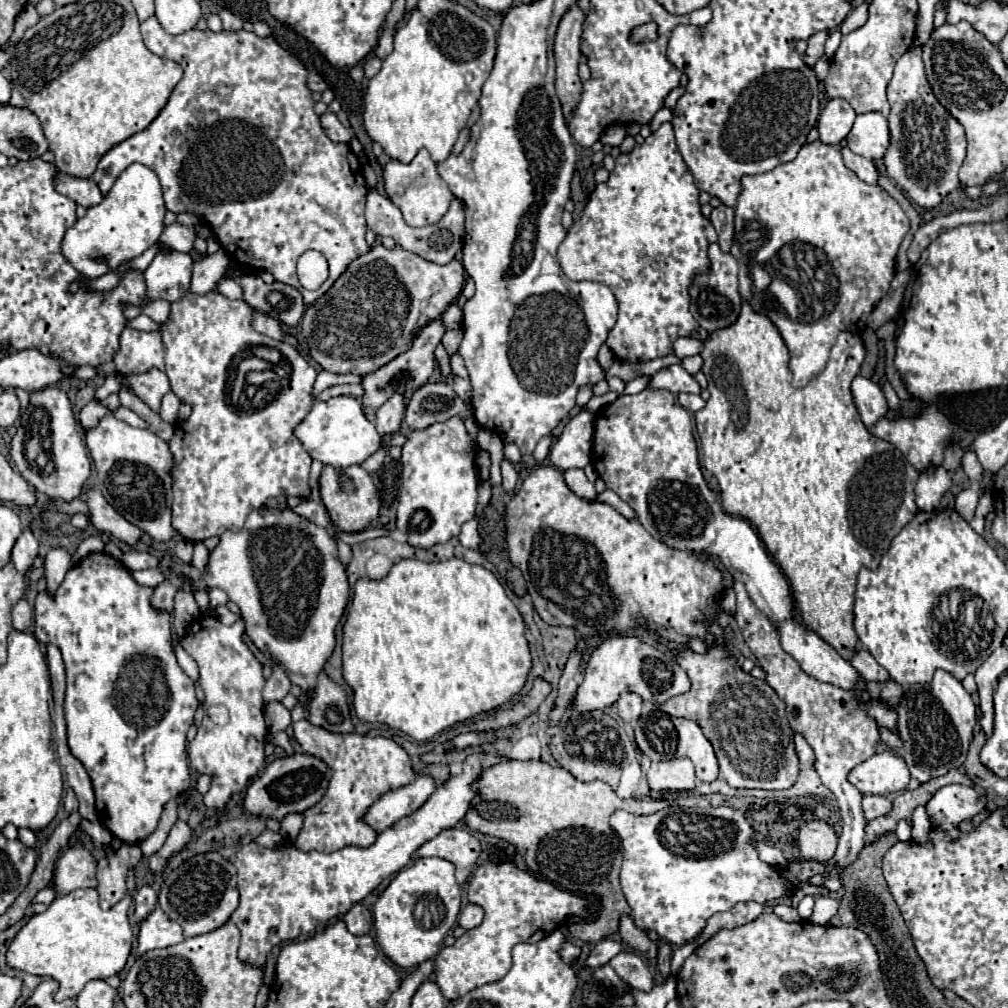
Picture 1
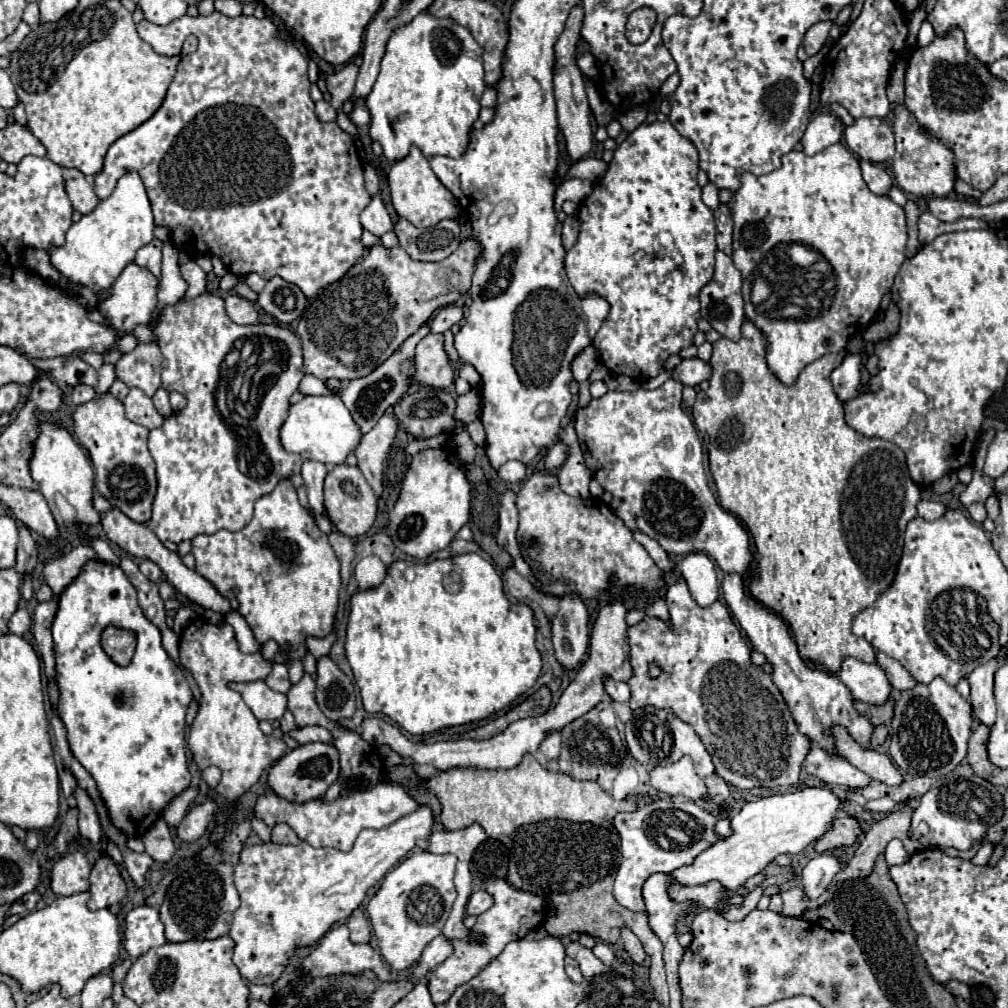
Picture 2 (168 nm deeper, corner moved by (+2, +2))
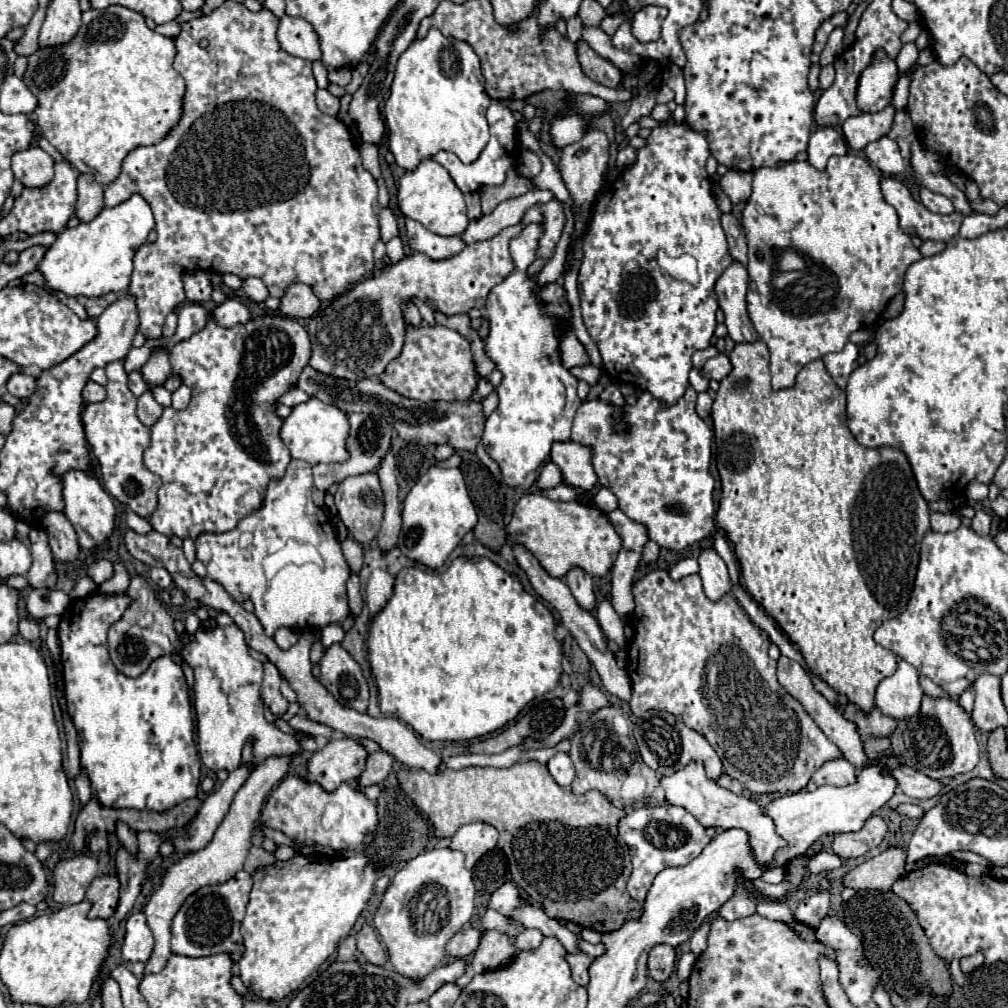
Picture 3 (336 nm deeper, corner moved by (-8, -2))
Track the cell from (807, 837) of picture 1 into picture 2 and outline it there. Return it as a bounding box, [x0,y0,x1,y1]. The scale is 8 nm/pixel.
[814,815,860,853]

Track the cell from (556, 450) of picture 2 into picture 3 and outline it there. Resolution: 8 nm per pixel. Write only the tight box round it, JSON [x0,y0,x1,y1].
[538,463,562,489]

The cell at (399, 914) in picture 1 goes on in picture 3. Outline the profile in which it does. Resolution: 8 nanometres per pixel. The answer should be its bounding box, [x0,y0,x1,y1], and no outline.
[374,849,476,981]

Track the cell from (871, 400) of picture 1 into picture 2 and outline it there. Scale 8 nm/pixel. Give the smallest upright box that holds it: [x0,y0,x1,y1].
[832,355,862,403]

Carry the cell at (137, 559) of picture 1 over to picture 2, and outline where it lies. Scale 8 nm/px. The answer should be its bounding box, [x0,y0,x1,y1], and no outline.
[140,559,162,581]

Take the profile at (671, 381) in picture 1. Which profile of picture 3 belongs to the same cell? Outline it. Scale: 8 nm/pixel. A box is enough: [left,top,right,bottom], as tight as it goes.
[702,353,732,381]

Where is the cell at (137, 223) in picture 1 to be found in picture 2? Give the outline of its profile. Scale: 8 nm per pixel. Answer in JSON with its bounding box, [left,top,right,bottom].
[50,171,154,291]

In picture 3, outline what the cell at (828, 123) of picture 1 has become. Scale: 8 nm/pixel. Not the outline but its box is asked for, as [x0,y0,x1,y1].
[808,127,846,171]

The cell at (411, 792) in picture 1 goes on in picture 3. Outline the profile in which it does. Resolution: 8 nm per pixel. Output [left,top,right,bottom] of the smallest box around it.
[262,775,378,851]

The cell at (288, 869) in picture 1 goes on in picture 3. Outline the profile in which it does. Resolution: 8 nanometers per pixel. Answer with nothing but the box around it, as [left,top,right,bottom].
[238,855,380,1001]

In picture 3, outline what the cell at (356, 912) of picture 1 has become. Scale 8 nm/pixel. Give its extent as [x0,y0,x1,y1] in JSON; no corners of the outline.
[356,925,386,965]

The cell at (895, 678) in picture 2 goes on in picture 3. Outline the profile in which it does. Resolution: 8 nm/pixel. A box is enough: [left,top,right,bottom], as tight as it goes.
[920,677,946,697]

